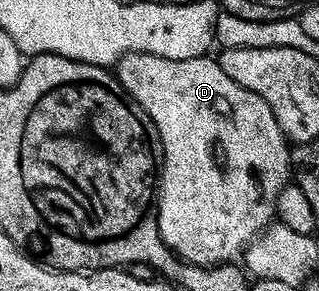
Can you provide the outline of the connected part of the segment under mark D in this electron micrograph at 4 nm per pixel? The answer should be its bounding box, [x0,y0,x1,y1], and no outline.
[116,53,292,267]

